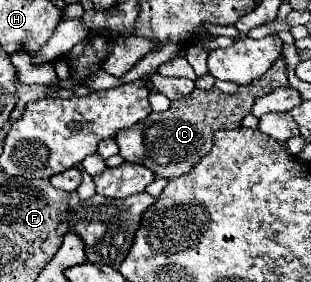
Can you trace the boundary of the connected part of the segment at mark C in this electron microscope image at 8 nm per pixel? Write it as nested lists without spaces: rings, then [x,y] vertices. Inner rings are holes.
[[[280,57],[260,79],[250,85],[242,85],[236,93],[228,95],[216,87],[202,91],[194,89],[188,97],[172,101],[170,109],[164,113],[150,113],[144,121],[138,121],[130,129],[122,129],[116,135],[120,155],[130,163],[142,163],[160,177],[178,177],[190,173],[190,169],[208,153],[214,141],[214,133],[220,129],[238,129],[242,119],[252,111],[252,105],[262,95],[270,93],[274,87],[288,87],[284,59]]]

